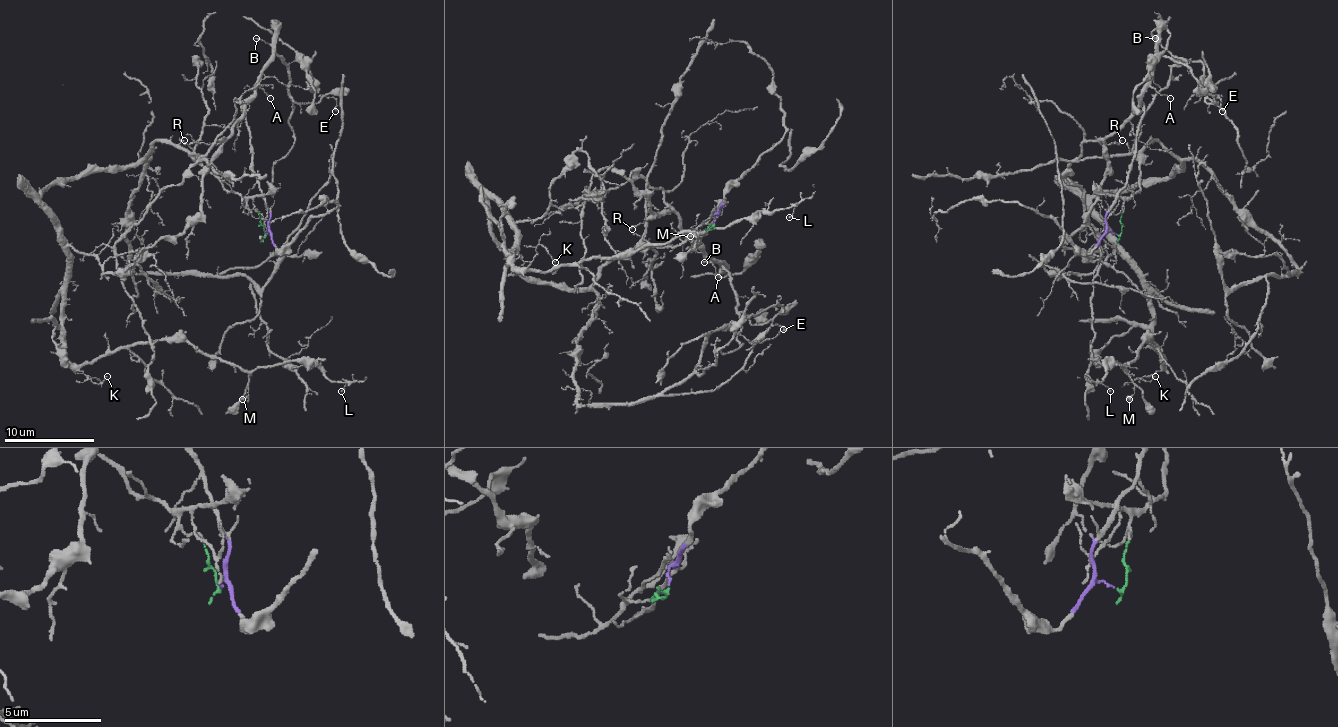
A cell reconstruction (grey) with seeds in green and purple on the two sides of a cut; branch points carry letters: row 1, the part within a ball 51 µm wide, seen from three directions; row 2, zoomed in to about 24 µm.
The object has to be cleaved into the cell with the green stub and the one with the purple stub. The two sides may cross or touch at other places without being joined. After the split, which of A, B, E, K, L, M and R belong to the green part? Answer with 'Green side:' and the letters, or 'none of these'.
Green side: K, L, M

